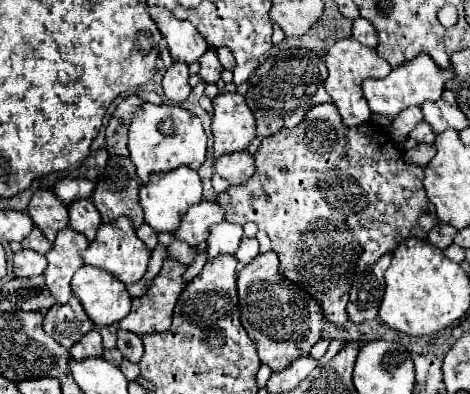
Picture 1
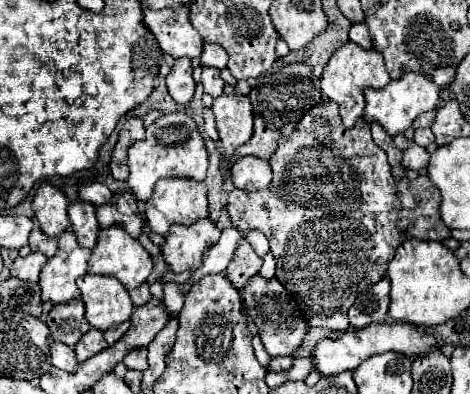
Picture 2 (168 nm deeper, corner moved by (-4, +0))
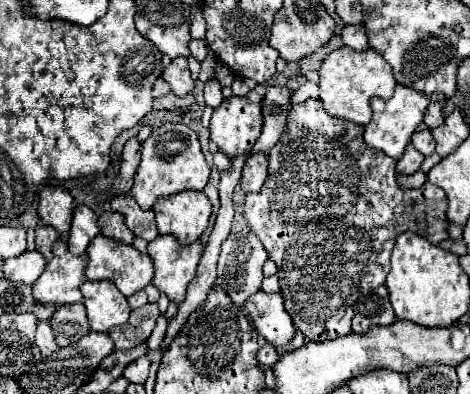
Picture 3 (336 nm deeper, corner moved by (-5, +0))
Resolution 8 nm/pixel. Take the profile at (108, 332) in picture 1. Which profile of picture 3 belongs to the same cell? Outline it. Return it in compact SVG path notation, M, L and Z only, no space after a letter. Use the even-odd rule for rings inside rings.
M147 303L139 309L133 309L129 321L125 325L113 327L109 331L109 337L115 341L117 349L131 349L149 339L153 327L155 327L157 315L159 315L157 303Z

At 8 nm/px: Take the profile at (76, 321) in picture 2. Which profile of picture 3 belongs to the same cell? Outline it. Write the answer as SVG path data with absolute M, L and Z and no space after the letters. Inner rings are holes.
M83 303L57 307L57 311L51 317L51 327L53 327L55 341L59 343L59 347L77 343L83 335L89 333L89 323L87 323Z

